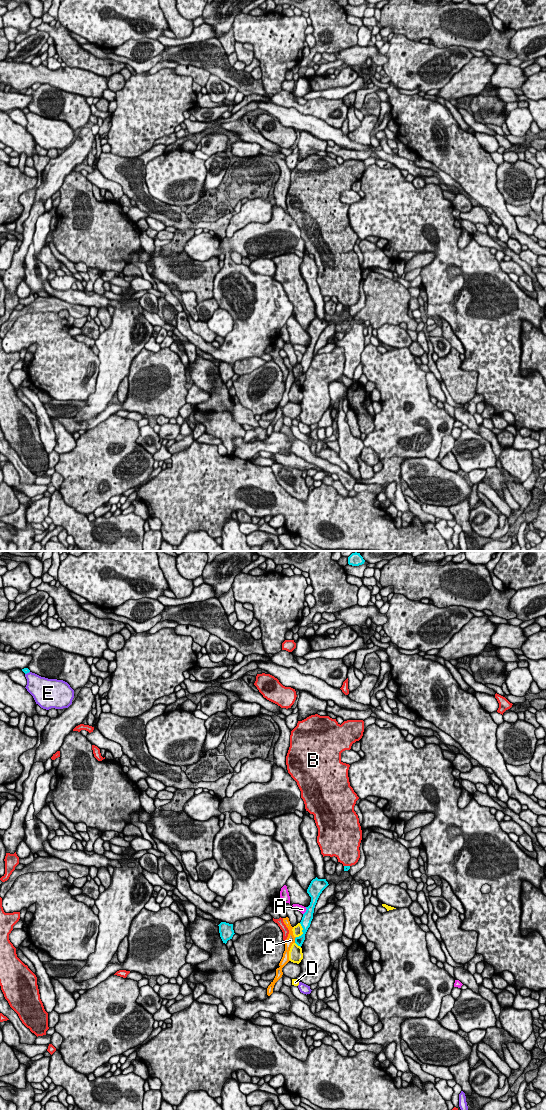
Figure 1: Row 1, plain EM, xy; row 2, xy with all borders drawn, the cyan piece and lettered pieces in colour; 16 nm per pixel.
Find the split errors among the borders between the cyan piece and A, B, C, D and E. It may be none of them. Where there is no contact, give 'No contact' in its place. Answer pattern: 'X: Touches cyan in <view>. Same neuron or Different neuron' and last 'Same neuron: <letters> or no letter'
A: Touches cyan in xy. Different neuron
B: Touches cyan in xy. Different neuron
C: Touches cyan in xy. Different neuron
D: Touches cyan in xy. Different neuron
E: Touches cyan in xy. Different neuron
Same neuron: no letter

